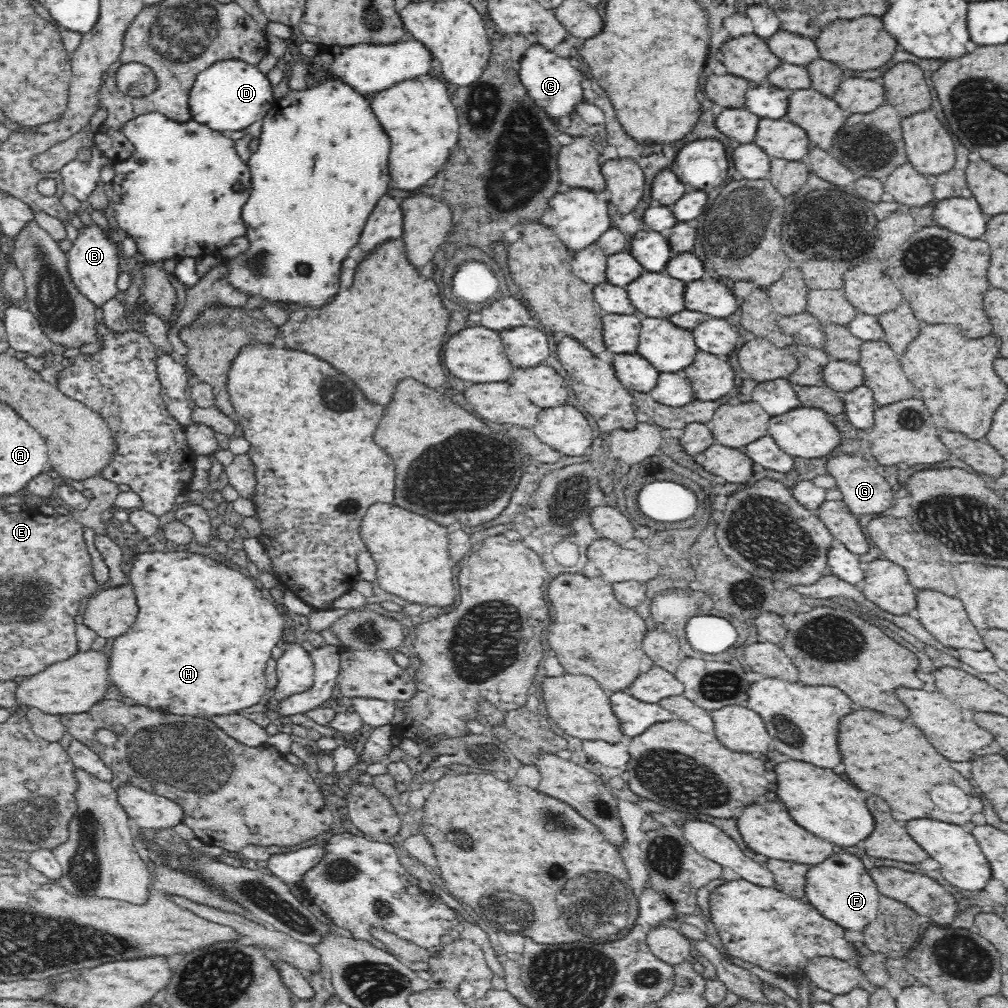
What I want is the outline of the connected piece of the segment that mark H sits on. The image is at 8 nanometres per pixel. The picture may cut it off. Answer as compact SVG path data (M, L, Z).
M154 550L139 554L138 559L132 562L132 569L128 576L129 583L135 591L139 612L136 622L130 627L130 630L114 638L111 644L114 648L112 648L110 674L112 674L114 686L118 686L122 690L122 694L132 698L136 704L148 704L152 708L166 708L168 712L174 712L174 714L200 714L200 710L202 710L202 712L210 712L210 716L206 716L206 718L211 718L212 715L227 715L240 712L244 708L258 704L267 690L264 672L269 663L270 654L272 654L274 646L280 642L280 638L286 632L287 626L282 613L278 611L276 606L272 605L272 602L268 602L264 598L264 592L256 586L256 582L250 577L244 576L242 572L234 570L234 568L229 568L224 564L220 564L220 562L216 562L214 558L204 556L200 551L168 552L164 550L159 552Z

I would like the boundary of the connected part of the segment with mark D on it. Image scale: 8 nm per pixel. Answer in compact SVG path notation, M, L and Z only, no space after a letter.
M230 58L219 60L196 75L189 94L189 106L192 119L228 134L228 132L242 130L256 120L262 120L270 108L272 110L275 108L275 99L272 94L272 84L265 72L262 72L255 64L250 64L242 59Z

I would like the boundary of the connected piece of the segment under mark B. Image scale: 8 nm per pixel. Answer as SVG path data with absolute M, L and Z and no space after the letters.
M98 224L82 226L78 230L78 237L74 240L72 248L68 253L68 268L72 280L78 290L88 297L97 307L100 308L106 299L114 296L121 296L116 287L116 280L120 274L121 247L114 242L112 234Z

